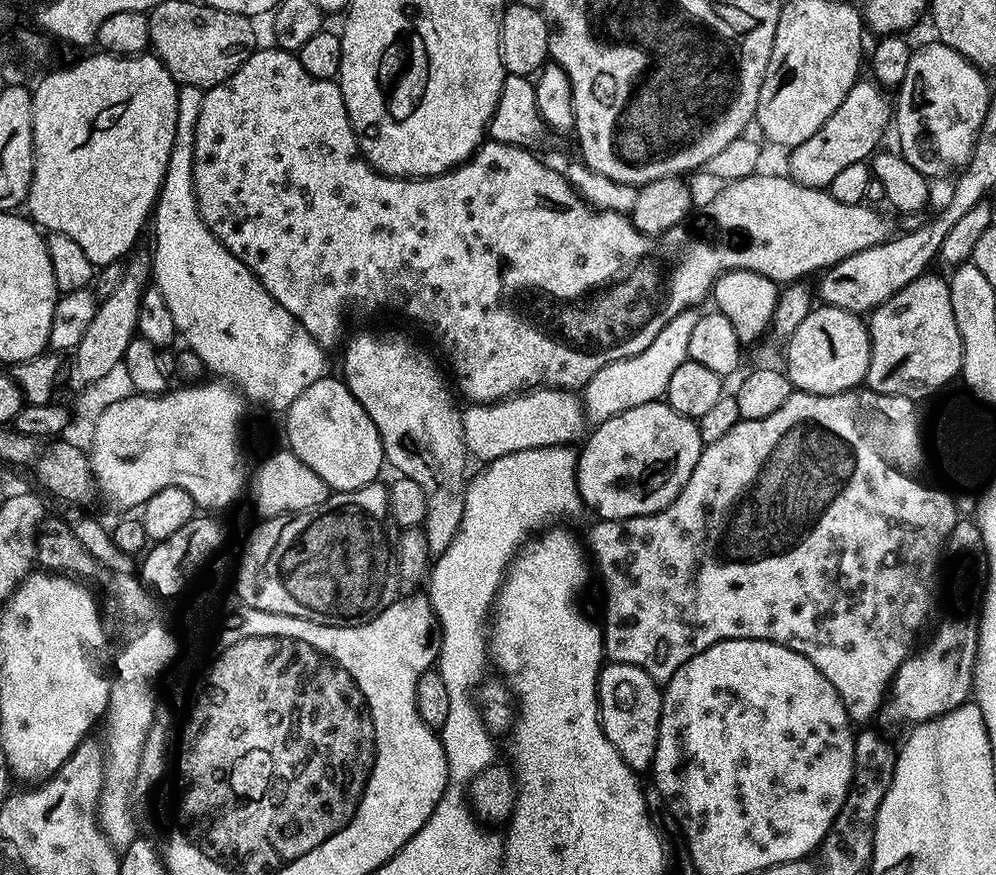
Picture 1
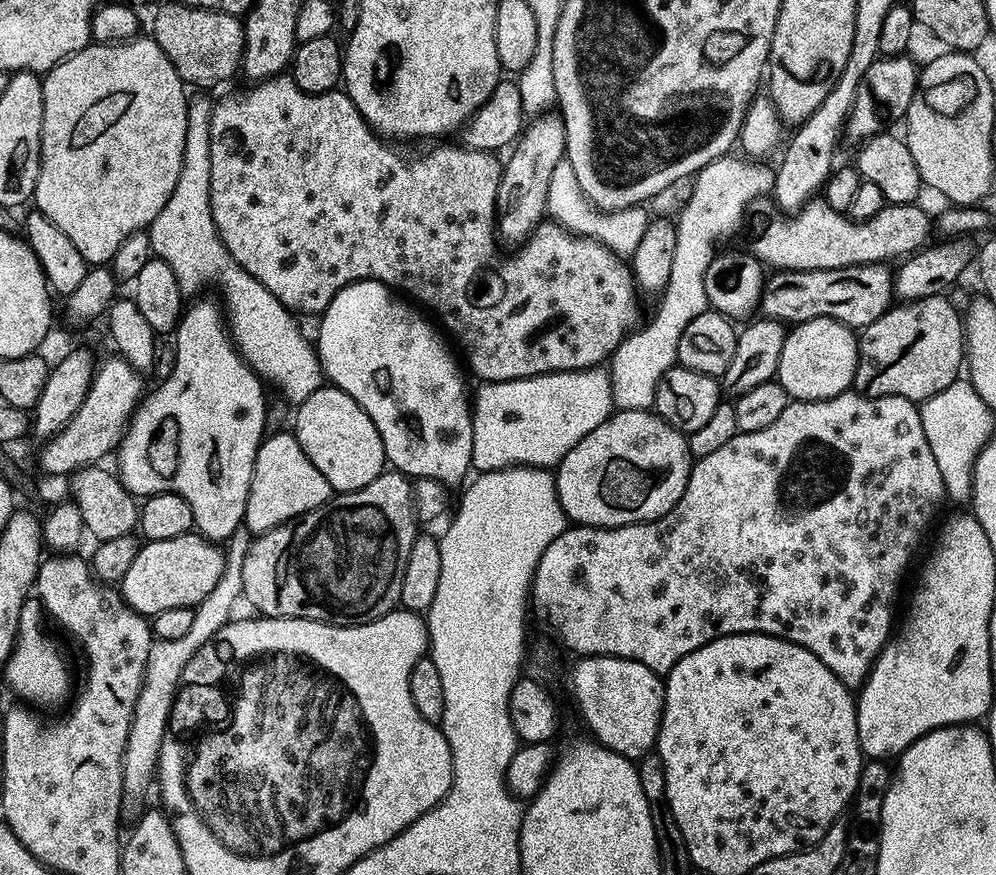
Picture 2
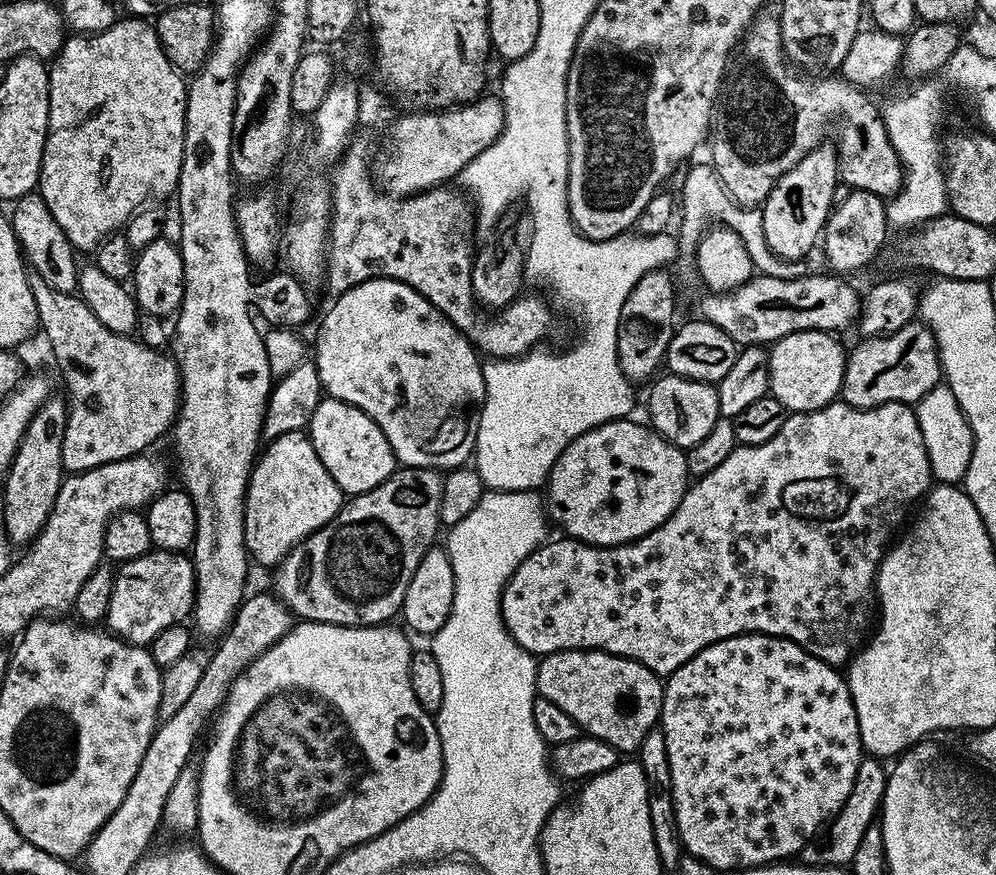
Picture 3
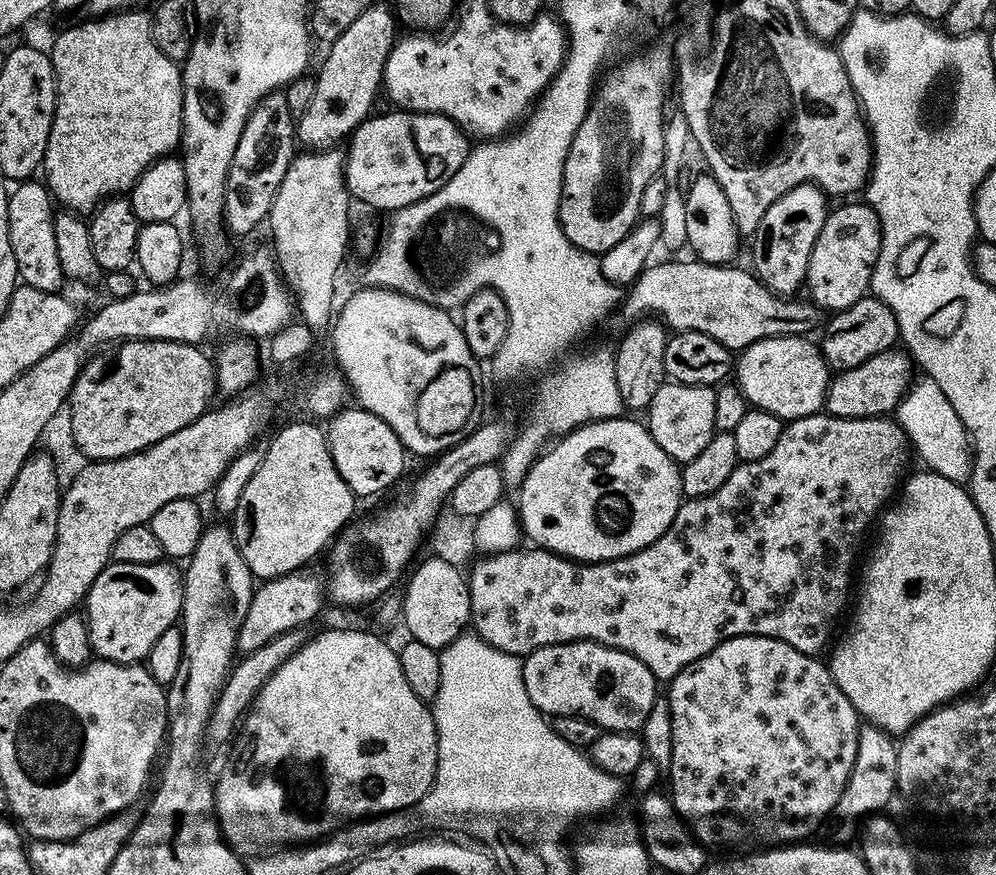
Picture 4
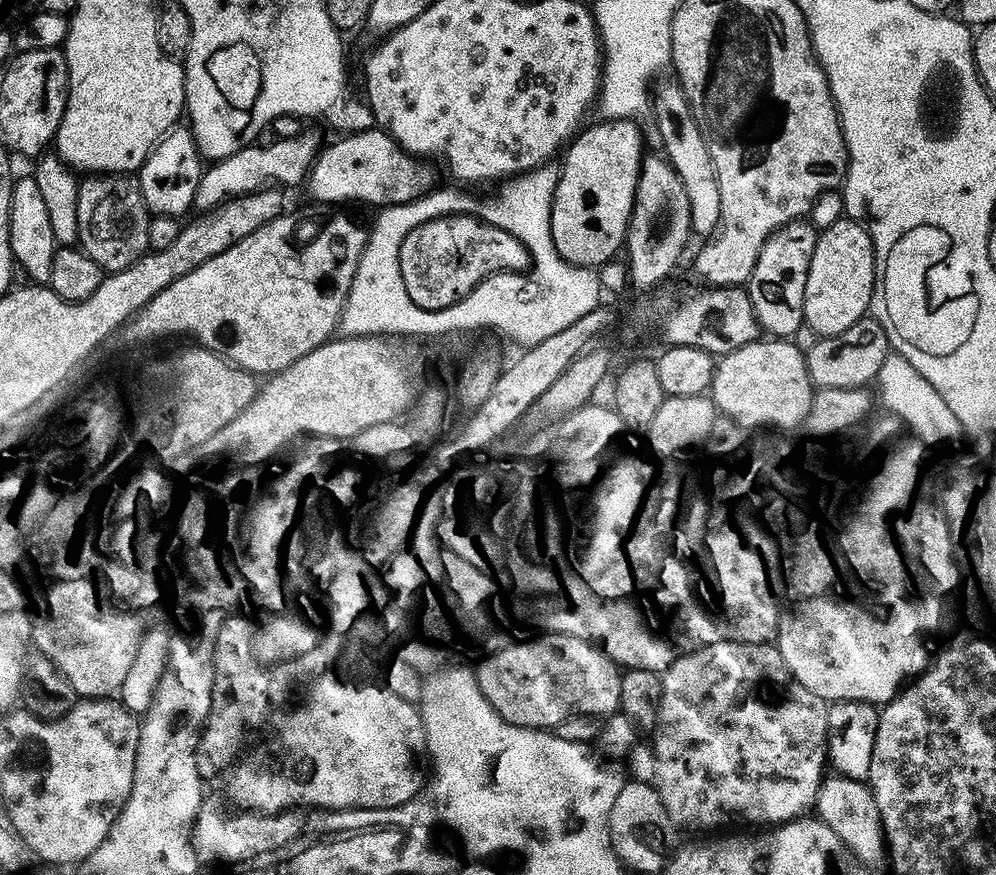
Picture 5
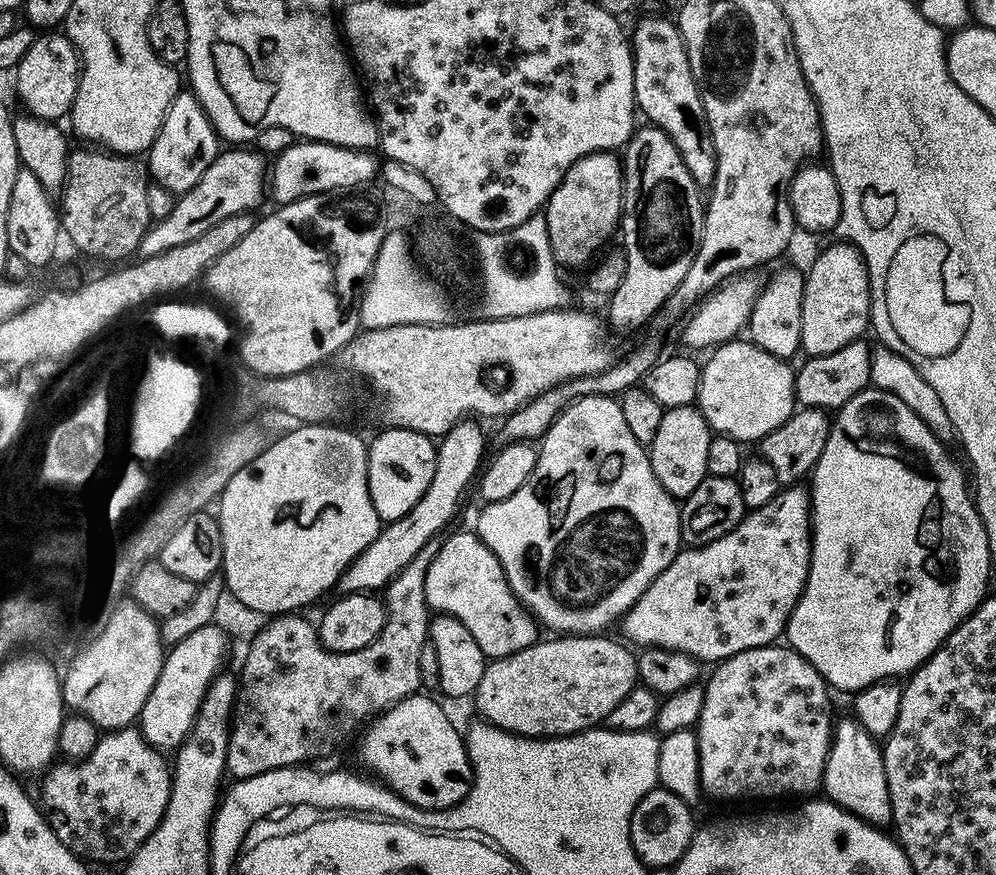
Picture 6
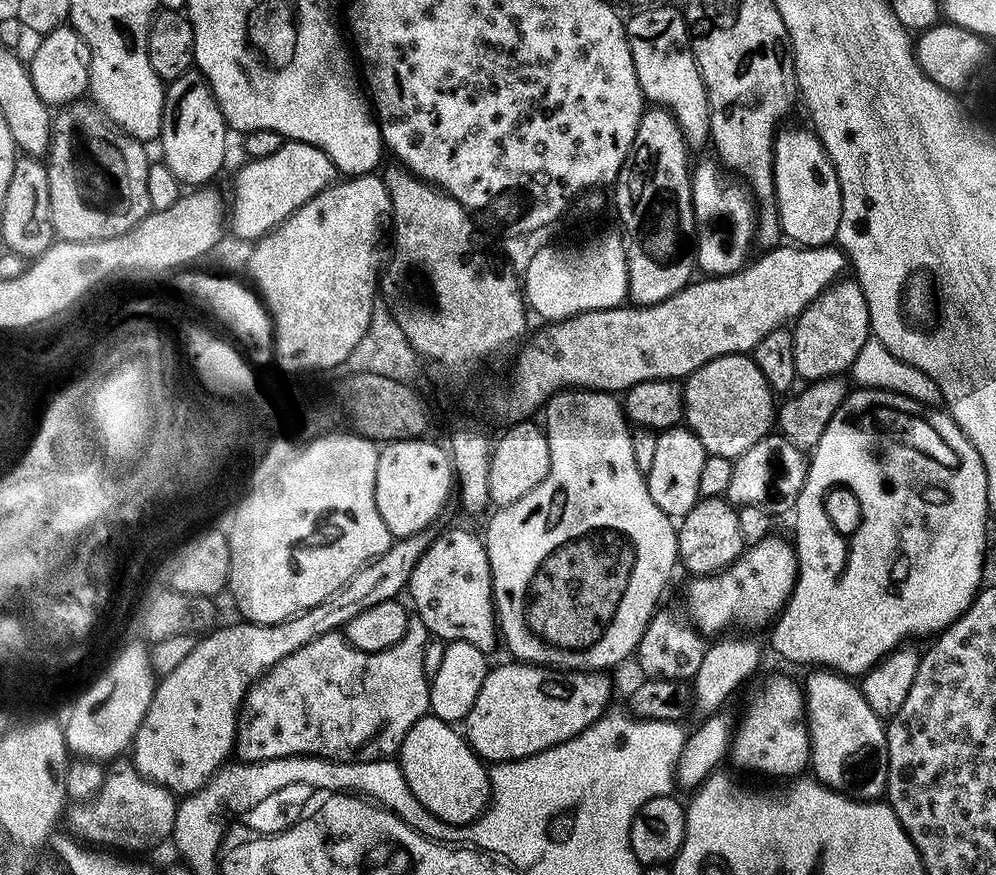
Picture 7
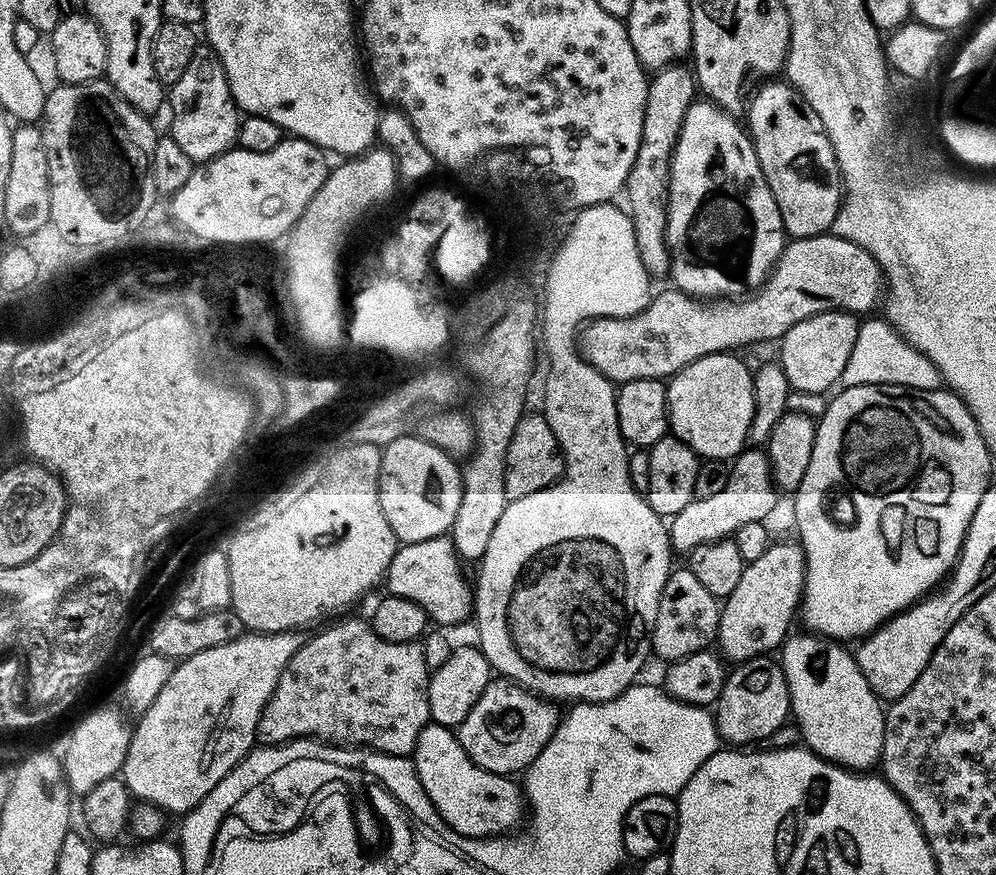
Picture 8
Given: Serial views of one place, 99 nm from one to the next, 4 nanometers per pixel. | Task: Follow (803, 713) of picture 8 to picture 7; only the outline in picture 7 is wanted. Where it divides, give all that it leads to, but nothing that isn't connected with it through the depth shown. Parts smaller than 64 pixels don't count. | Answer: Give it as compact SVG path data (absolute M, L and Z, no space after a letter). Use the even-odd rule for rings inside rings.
M831 670L809 672L802 687L815 779L857 800L879 801L888 787L888 734L881 713L870 706L859 683L849 677Z

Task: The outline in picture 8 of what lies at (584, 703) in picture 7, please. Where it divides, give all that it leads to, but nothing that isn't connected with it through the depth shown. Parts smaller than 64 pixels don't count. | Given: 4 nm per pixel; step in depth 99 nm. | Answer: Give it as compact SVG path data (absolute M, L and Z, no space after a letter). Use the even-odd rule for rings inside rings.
M493 678L482 690L482 698L474 702L466 718L458 726L462 750L482 770L490 770L499 776L511 777L512 772L523 773L542 754L542 750L556 733L562 716L556 713L557 705L543 699L535 692L527 692L513 680Z

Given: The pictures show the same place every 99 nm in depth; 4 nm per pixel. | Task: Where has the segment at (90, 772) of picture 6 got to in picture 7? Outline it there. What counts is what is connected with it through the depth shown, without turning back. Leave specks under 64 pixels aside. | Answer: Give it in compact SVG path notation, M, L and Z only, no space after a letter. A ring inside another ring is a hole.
M127 767L107 773L103 786L92 799L75 803L74 808L67 811L67 827L77 839L128 852L124 850L146 850L173 835L179 808L177 797L163 784L145 779L135 767Z

